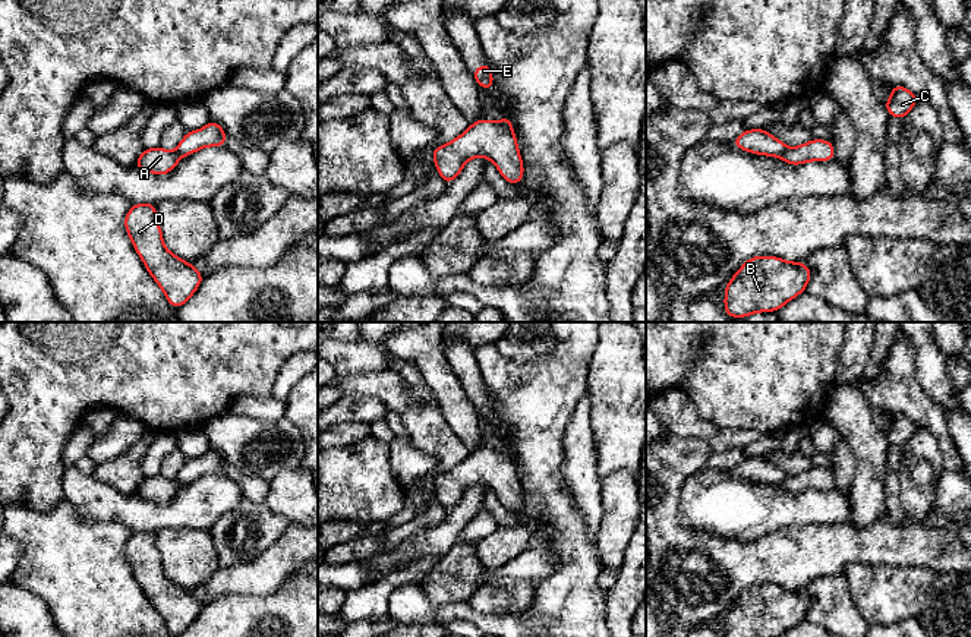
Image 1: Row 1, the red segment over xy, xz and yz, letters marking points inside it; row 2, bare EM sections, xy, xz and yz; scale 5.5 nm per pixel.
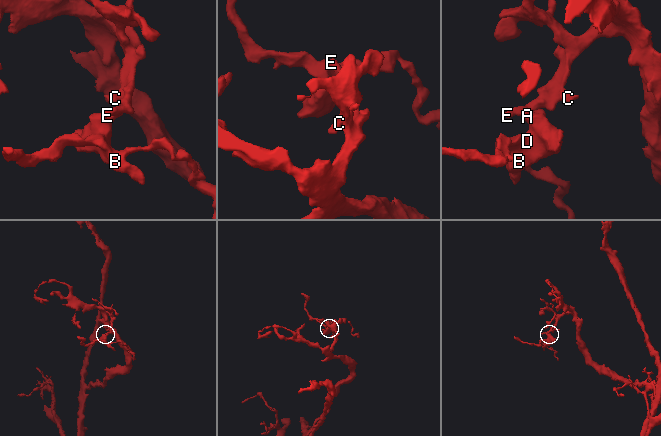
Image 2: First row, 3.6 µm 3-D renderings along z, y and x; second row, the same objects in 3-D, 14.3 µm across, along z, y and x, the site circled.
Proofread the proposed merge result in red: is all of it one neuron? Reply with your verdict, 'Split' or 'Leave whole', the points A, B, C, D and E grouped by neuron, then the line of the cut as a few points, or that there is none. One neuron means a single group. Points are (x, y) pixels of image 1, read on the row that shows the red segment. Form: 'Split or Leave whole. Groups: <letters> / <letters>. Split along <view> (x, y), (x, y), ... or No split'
Split. Groups: A B D / C E. Split along yz (787, 148), (779, 155)

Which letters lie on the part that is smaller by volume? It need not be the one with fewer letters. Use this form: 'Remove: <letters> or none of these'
Remove: A, B, D

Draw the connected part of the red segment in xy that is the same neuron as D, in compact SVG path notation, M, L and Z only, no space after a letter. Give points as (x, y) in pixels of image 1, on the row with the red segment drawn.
M133 204L124 217L124 228L146 271L165 294L167 302L182 308L205 278L193 264L165 249L157 221L157 204Z

